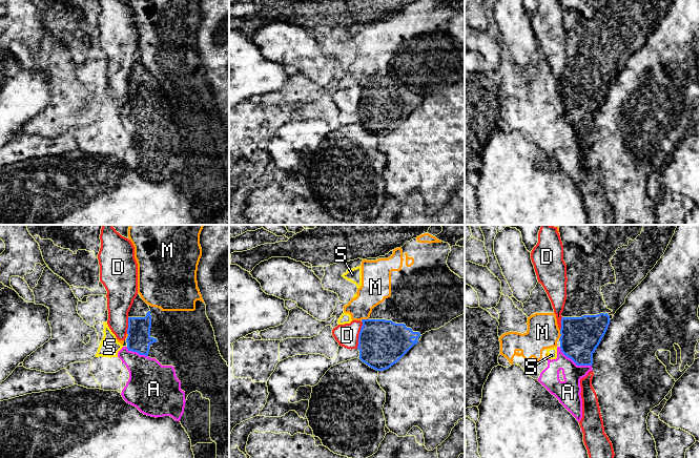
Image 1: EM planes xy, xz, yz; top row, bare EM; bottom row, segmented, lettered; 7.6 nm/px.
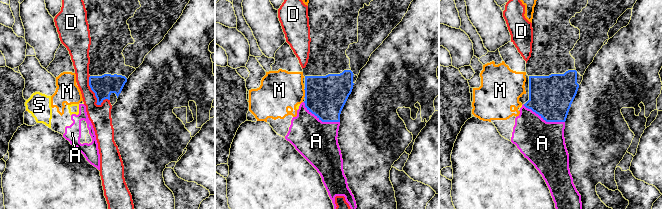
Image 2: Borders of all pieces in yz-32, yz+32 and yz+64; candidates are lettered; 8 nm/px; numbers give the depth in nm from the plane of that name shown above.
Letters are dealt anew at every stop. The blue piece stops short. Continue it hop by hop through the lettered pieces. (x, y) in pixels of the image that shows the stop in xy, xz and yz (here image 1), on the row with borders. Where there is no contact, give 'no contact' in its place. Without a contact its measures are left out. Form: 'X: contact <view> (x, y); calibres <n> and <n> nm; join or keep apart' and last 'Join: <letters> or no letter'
A: contact yz (574, 361); calibres 300 and 190 nm; join
D: contact xz (358, 335); calibres 360 and 180 nm; keep apart
M: contact yz (560, 333); calibres 300 and 240 nm; keep apart
S: contact xy (126, 338); calibres 180 and 20 nm; keep apart
Join: A

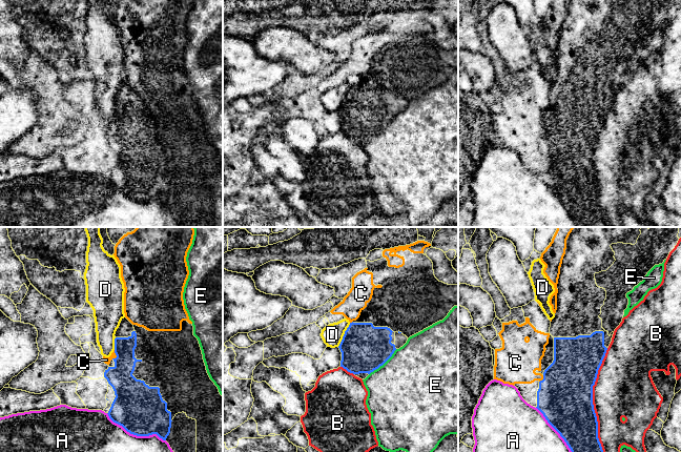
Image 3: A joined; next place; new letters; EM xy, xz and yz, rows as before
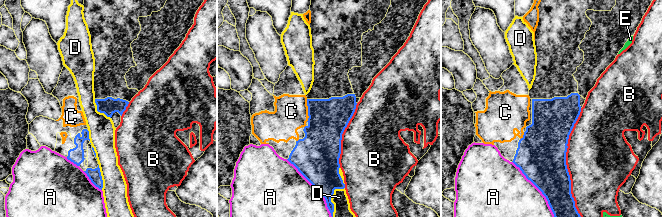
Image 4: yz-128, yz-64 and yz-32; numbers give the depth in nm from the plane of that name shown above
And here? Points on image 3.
A: contact xy (136, 434); calibres 380 and 260 nm; keep apart
B: contact yz (592, 399); calibres 420 and 440 nm; keep apart
C: contact xy (116, 354); calibres 190 and 50 nm; keep apart
D: contact xz (344, 334); calibres 360 and 160 nm; keep apart
E: contact xz (383, 364); calibres 360 and 500 nm; keep apart
Join: no letter

